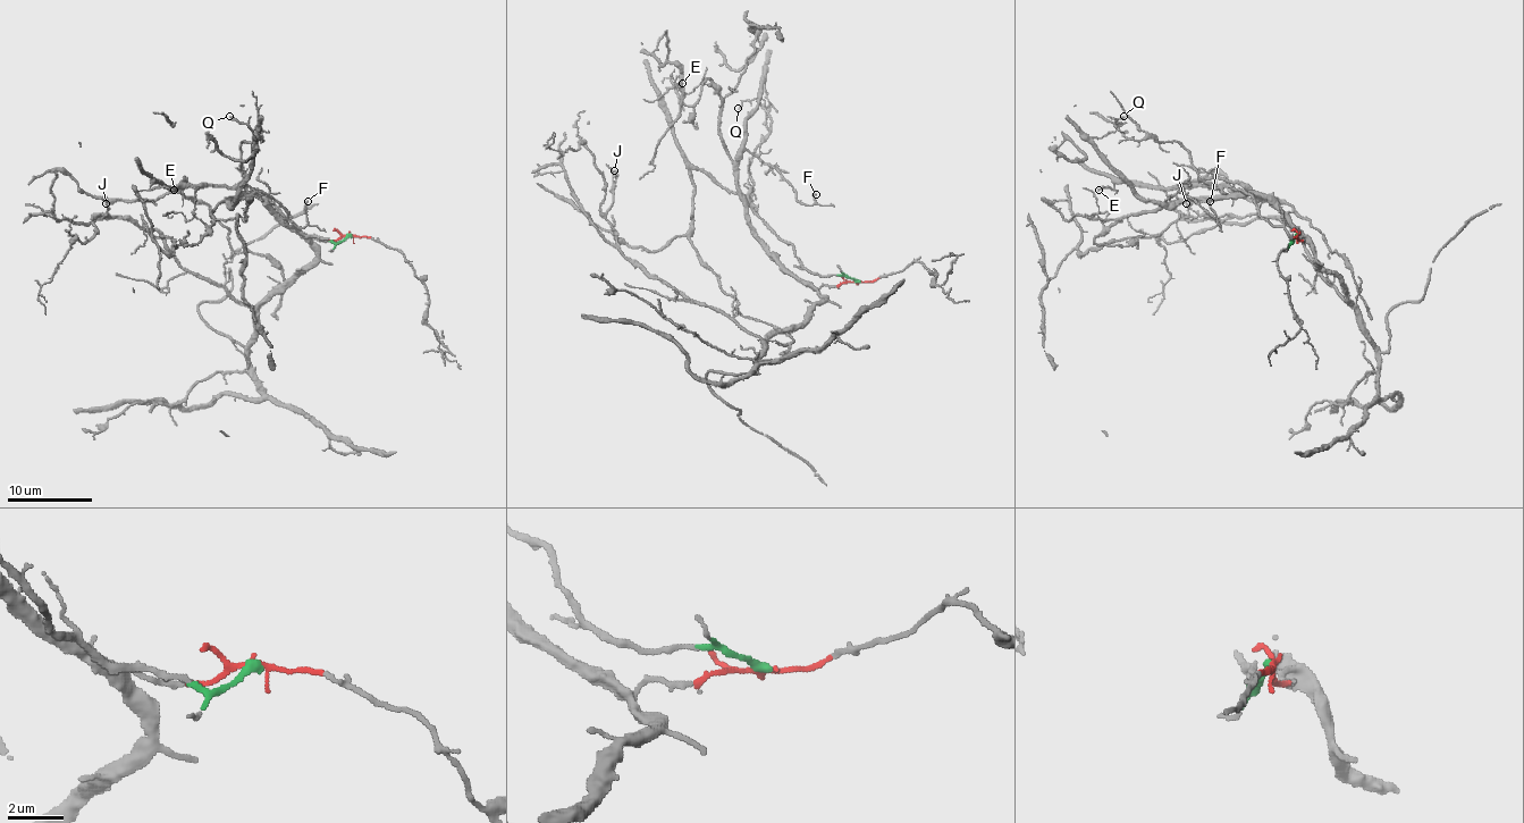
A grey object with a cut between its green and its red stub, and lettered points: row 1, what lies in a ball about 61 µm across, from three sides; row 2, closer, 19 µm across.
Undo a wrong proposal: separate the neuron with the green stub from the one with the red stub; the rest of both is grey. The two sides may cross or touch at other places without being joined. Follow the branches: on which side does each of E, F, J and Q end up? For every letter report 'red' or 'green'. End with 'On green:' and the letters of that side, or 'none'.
E: green
F: red
J: red
Q: green
On green: E, Q

